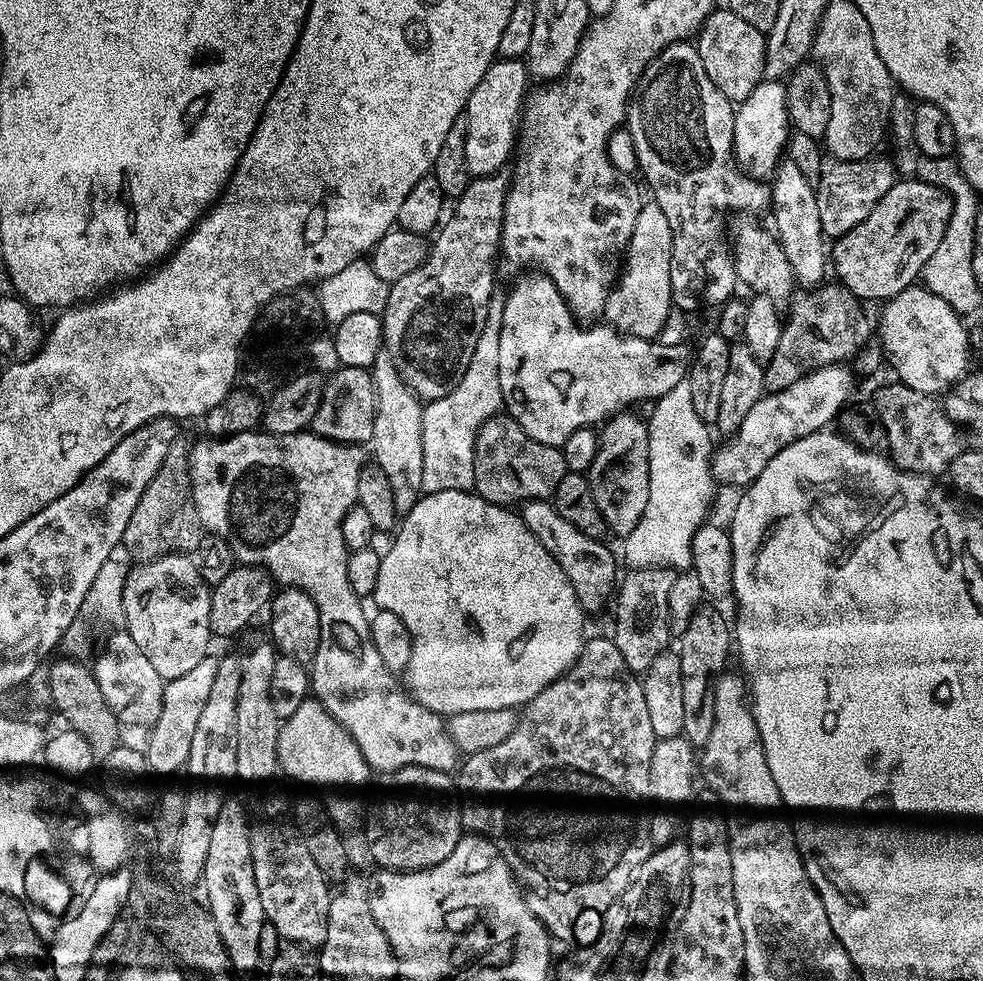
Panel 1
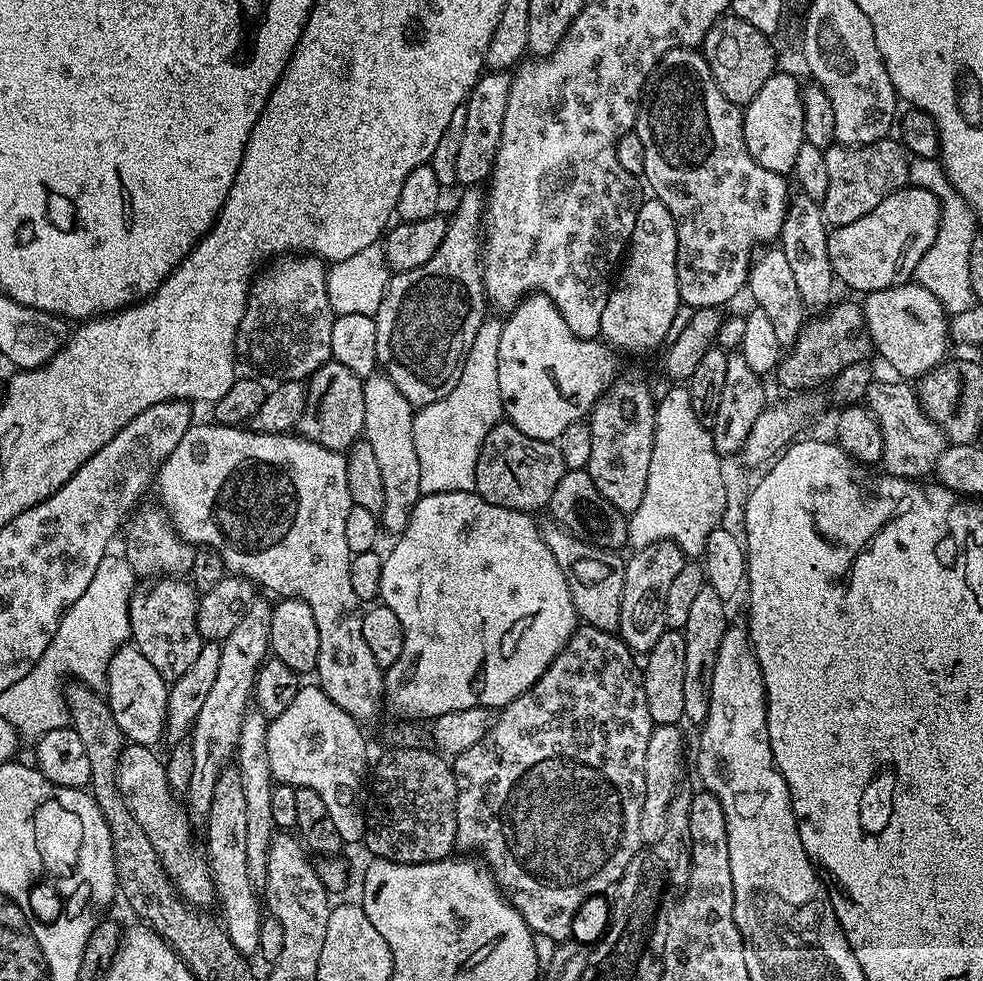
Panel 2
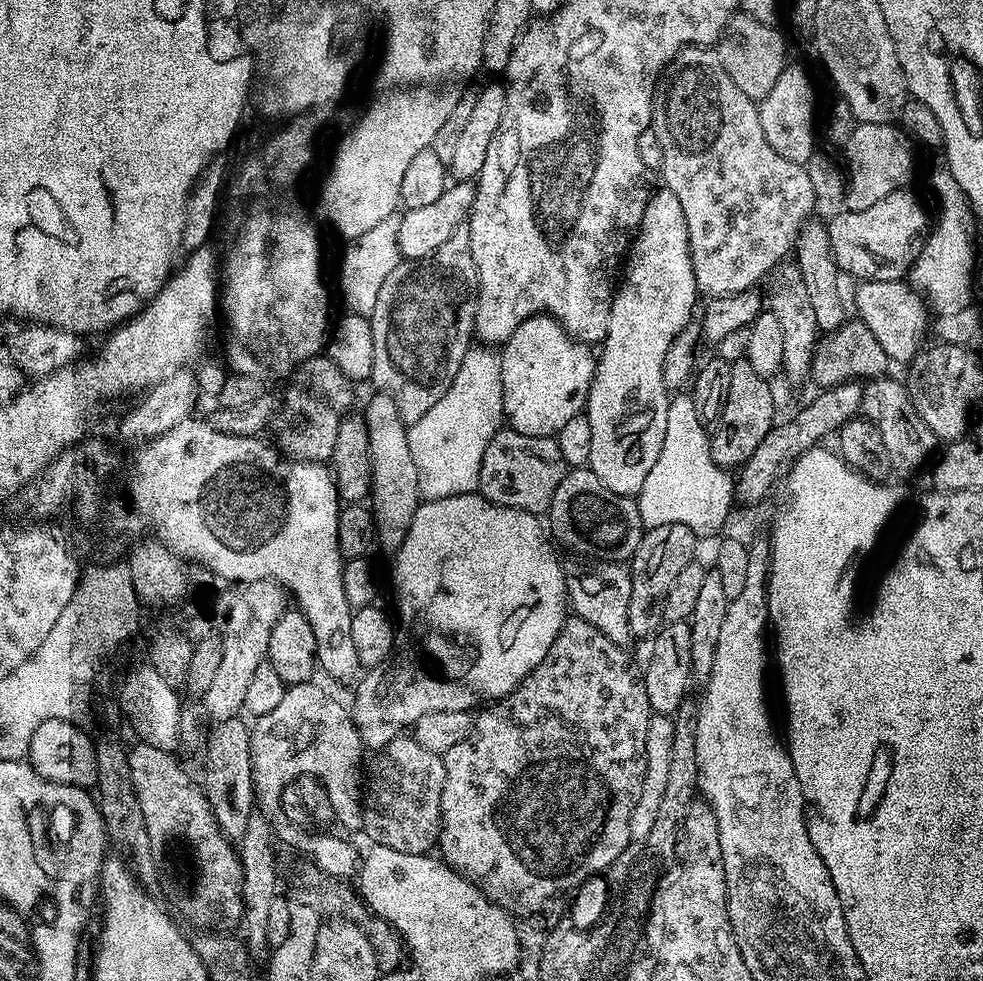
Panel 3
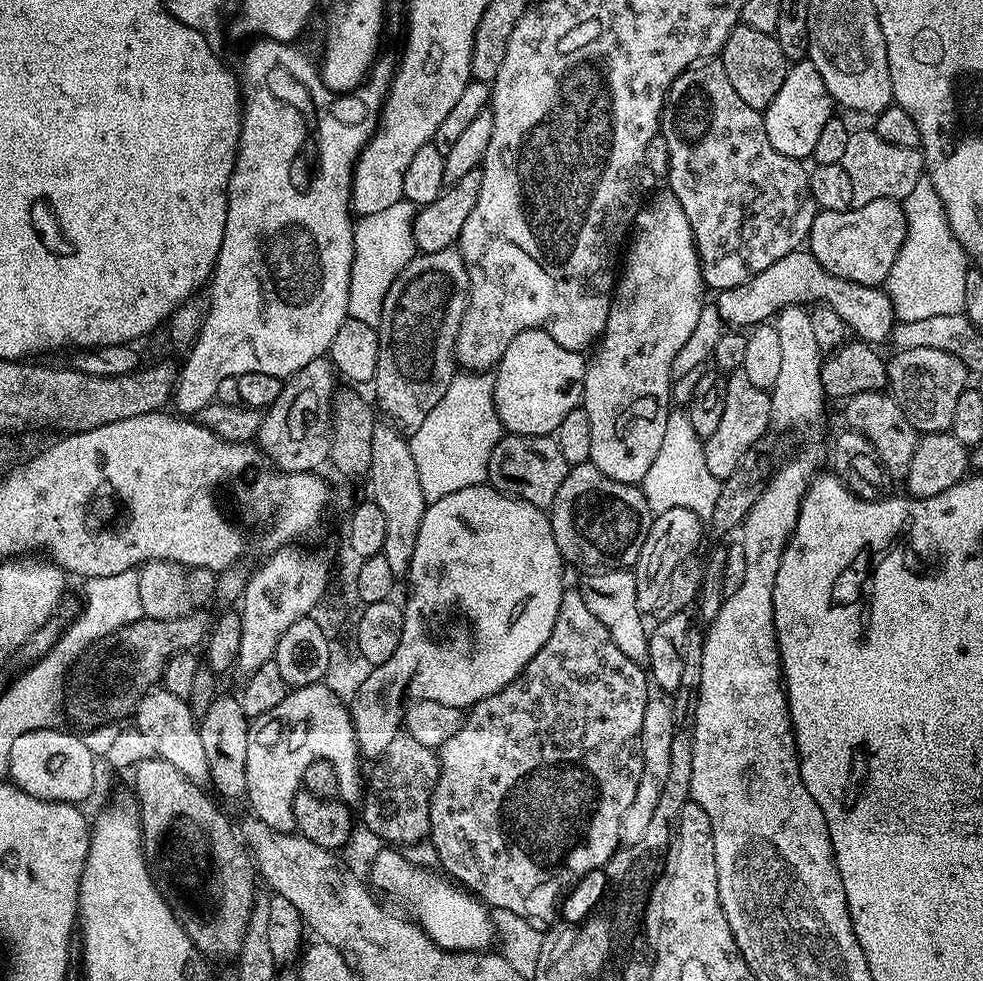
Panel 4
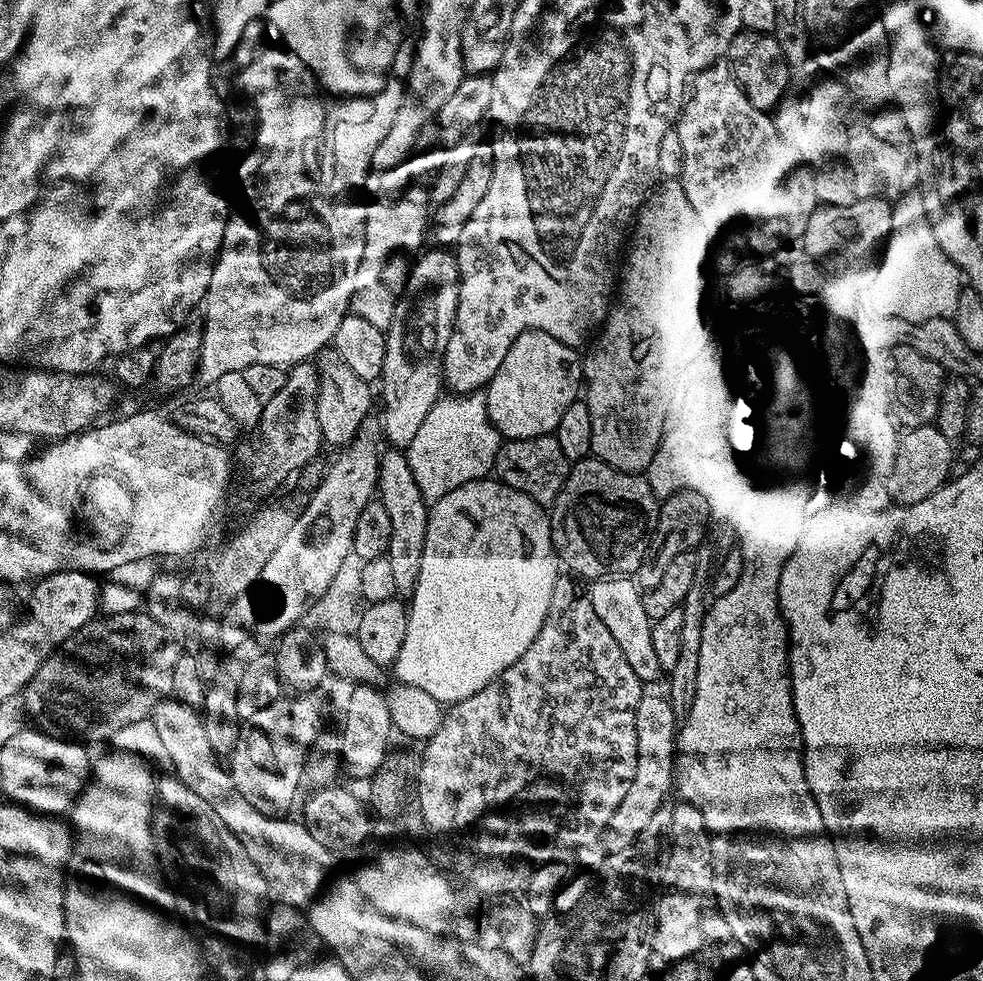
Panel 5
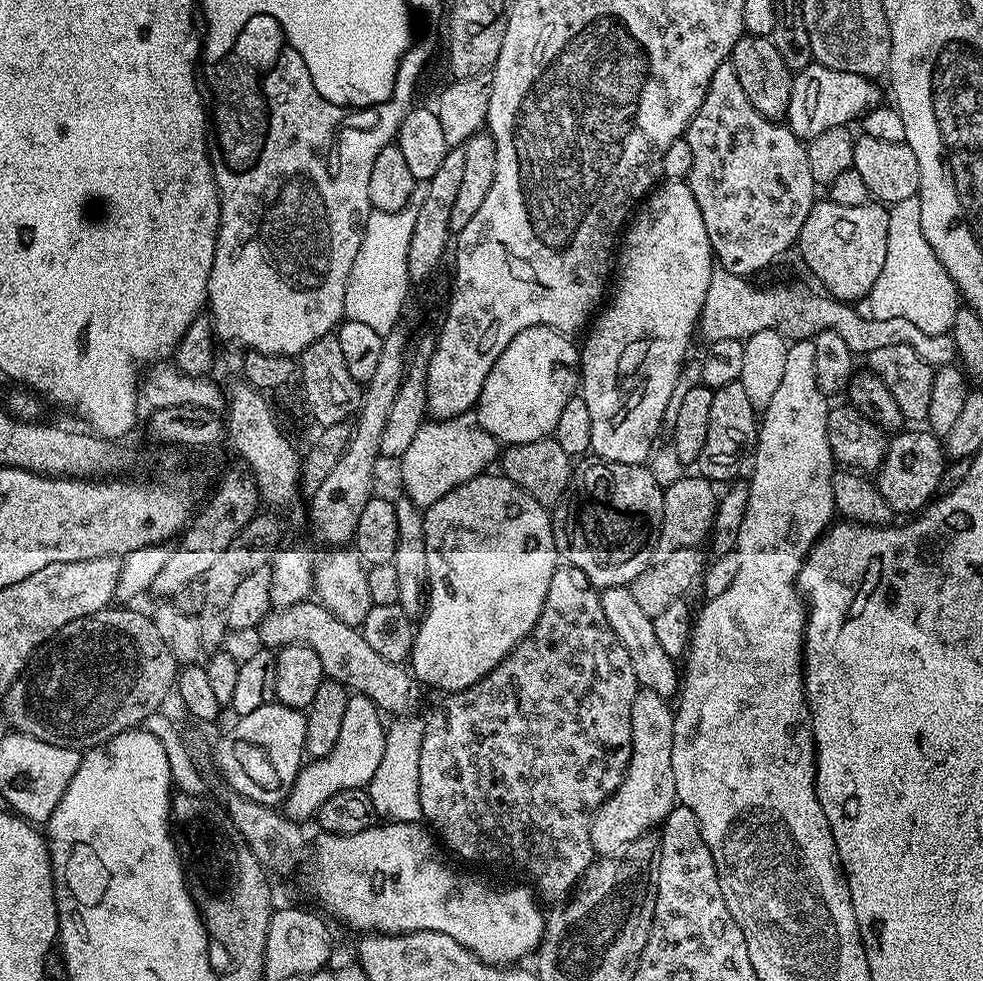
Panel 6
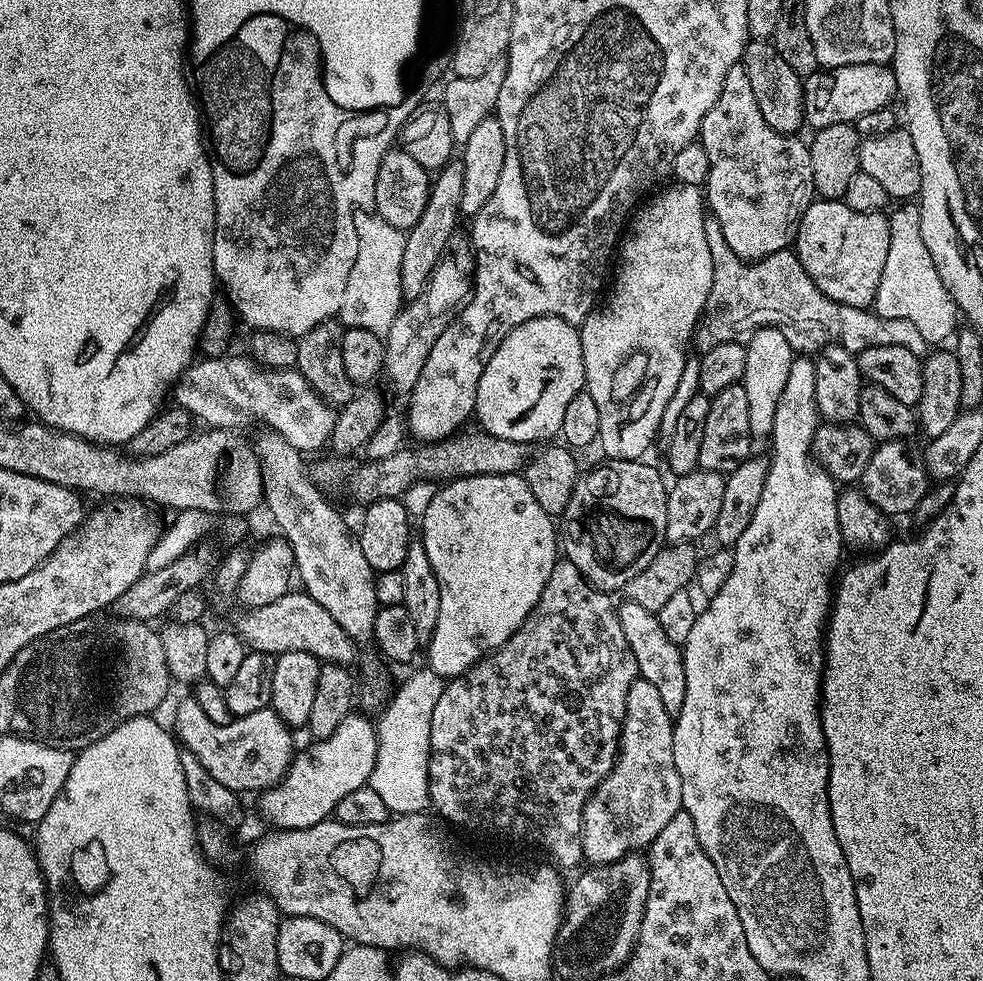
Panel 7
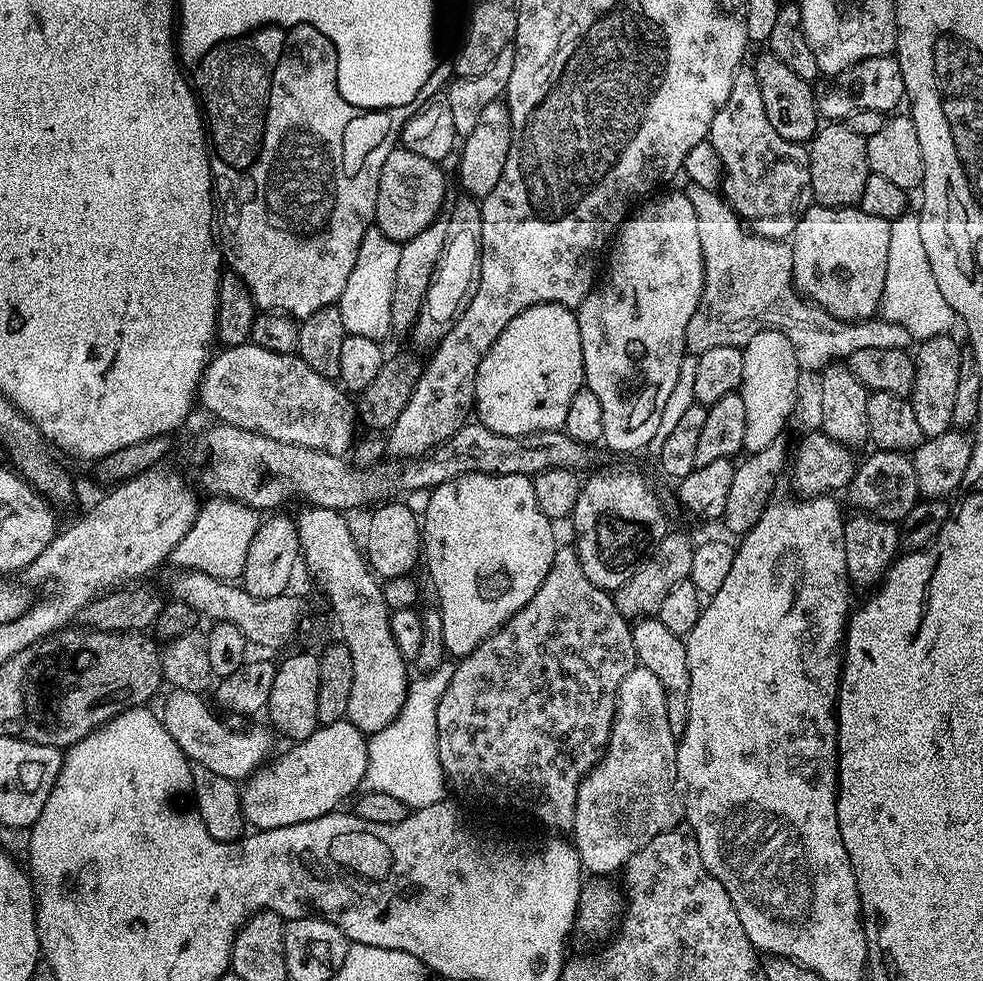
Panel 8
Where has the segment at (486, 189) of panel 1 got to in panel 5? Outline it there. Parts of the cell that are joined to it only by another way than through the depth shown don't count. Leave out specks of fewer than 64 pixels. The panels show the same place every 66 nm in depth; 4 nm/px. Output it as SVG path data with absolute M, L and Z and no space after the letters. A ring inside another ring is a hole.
M448 250L436 251L440 252L425 251L409 267L408 281L396 299L394 318L384 334L386 358L378 381L378 400L384 403L383 439L396 450L407 450L414 442L426 414L442 395L444 355L454 326L460 275L455 255Z

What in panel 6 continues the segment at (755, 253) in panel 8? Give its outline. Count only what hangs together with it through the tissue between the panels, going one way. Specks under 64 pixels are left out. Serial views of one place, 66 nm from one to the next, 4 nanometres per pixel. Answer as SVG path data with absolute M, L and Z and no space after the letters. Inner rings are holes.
M723 270L713 271L698 321L699 335L701 332L708 344L723 342L725 338L745 341L758 334L758 330L767 328L776 329L789 341L812 340L819 332L833 332L845 340L853 354L867 354L870 350L878 350L878 346L905 344L933 369L957 363L956 346L951 335L926 334L918 330L914 322L906 322L906 318L873 320L863 311L855 312L851 303L819 291L811 292L800 284L792 284L789 288L755 288L752 283L751 279Z

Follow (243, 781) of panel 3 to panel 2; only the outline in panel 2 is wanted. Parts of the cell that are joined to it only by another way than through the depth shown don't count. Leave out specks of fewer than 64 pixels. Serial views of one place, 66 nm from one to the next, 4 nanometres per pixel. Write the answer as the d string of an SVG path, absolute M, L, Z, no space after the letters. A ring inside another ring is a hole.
M234 768L225 769L225 772L223 772L223 774L221 774L219 776L219 780L215 784L214 800L213 800L213 802L211 802L210 814L206 818L206 824L208 824L208 830L206 832L206 834L208 836L208 856L207 856L207 852L206 852L206 858L207 858L207 861L208 861L209 872L211 872L211 874L212 874L212 880L214 882L215 895L217 896L217 899L218 899L218 905L220 904L220 906L222 908L222 912L224 914L224 916L222 915L223 926L226 929L226 932L227 932L230 940L232 940L232 944L234 944L234 946L236 946L237 950L239 952L241 952L241 954L243 956L247 957L247 958L253 957L252 954L256 953L259 946L260 946L260 932L261 932L261 936L262 936L262 933L263 933L263 930L264 930L263 921L261 920L261 922L260 922L260 918L263 914L263 911L262 911L262 904L261 904L259 895L257 893L256 893L256 895L254 895L254 891L256 891L256 886L253 884L252 879L249 876L249 867L248 867L248 865L246 865L246 857L247 857L246 794L245 794L245 791L242 787L241 780L240 780L240 774L239 774L239 771L237 769L234 769Z

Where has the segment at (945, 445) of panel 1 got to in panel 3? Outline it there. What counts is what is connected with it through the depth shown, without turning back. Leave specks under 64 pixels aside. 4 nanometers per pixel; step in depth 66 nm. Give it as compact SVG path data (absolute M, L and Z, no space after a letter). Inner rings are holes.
M877 378L864 384L864 393L858 412L882 436L891 471L897 472L900 476L912 476L923 464L924 456L933 455L938 441L935 434L917 420L916 411L912 408L912 403L908 401L908 393L904 391L903 383L899 379L888 379Z

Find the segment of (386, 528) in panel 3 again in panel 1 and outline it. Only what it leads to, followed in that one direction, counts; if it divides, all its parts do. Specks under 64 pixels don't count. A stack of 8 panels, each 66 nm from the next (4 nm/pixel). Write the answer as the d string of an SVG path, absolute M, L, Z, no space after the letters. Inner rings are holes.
M381 351L371 366L372 381L376 391L376 413L374 414L374 434L370 441L371 459L386 474L390 481L390 491L394 494L397 513L409 512L420 500L422 486L422 414L424 404L398 374L398 366L390 354Z

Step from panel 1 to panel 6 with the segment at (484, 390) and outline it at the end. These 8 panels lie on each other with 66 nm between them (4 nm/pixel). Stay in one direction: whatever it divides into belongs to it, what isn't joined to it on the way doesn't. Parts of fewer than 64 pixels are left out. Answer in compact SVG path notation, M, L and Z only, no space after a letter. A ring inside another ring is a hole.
M475 411L464 412L454 418L429 419L414 434L406 454L399 457L400 480L404 483L403 495L417 508L434 506L438 498L446 498L450 490L470 482L470 478L487 473L497 463L498 441L478 422Z

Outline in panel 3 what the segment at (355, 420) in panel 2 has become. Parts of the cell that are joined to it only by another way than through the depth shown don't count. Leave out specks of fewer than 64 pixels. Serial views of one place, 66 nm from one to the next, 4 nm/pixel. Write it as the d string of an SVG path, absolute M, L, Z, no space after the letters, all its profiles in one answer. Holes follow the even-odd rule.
M327 354L312 357L306 366L295 373L294 379L296 381L288 388L288 404L286 400L286 408L292 412L285 411L284 421L283 416L279 421L279 447L298 460L331 461L339 432L351 413L348 411L352 408L353 381L342 374L342 370L338 370L332 357Z

